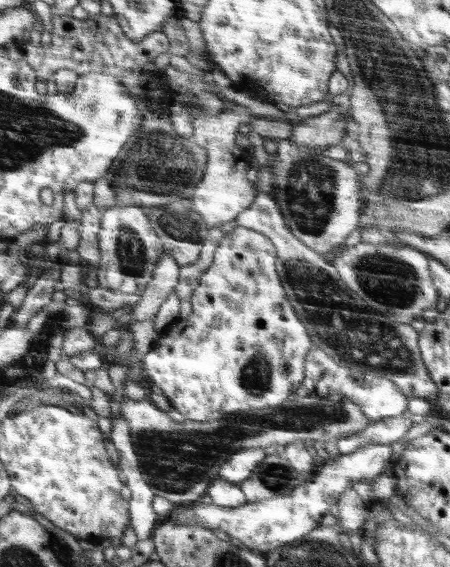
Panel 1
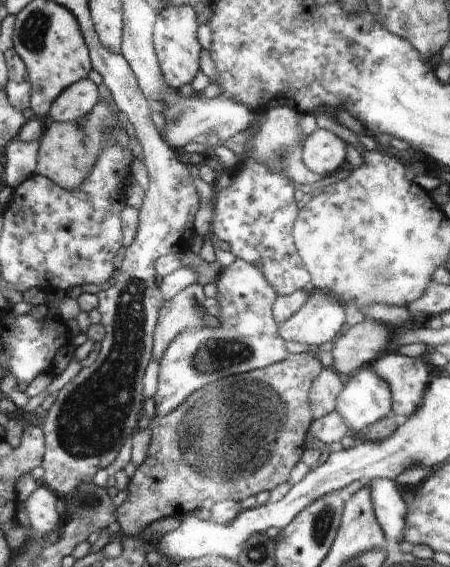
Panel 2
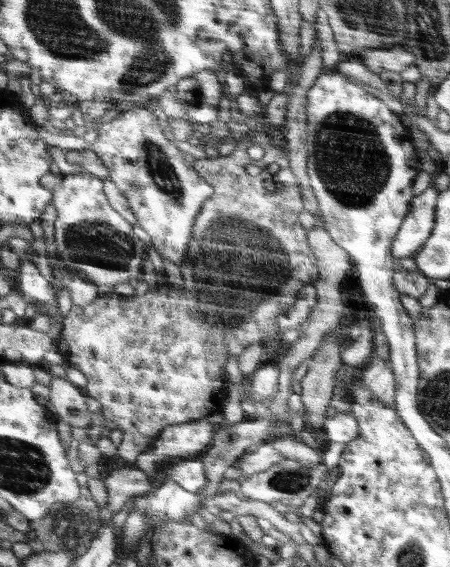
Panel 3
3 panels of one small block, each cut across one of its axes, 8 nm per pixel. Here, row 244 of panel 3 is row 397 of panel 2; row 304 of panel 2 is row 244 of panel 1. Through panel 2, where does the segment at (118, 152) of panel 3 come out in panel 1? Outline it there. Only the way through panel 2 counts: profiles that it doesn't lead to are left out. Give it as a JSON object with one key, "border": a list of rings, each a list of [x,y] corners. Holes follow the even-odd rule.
{"border":[[[234,227],[215,248],[212,264],[200,276],[199,285],[189,300],[190,313],[186,318],[188,324],[180,334],[160,335],[155,347],[143,356],[143,370],[146,370],[153,384],[162,389],[163,395],[170,401],[172,408],[178,410],[185,419],[196,422],[218,421],[236,412],[261,411],[268,407],[278,408],[294,397],[296,389],[301,386],[305,377],[305,358],[313,344],[305,325],[291,307],[275,267],[276,261],[277,250],[267,236],[251,228]]]}

